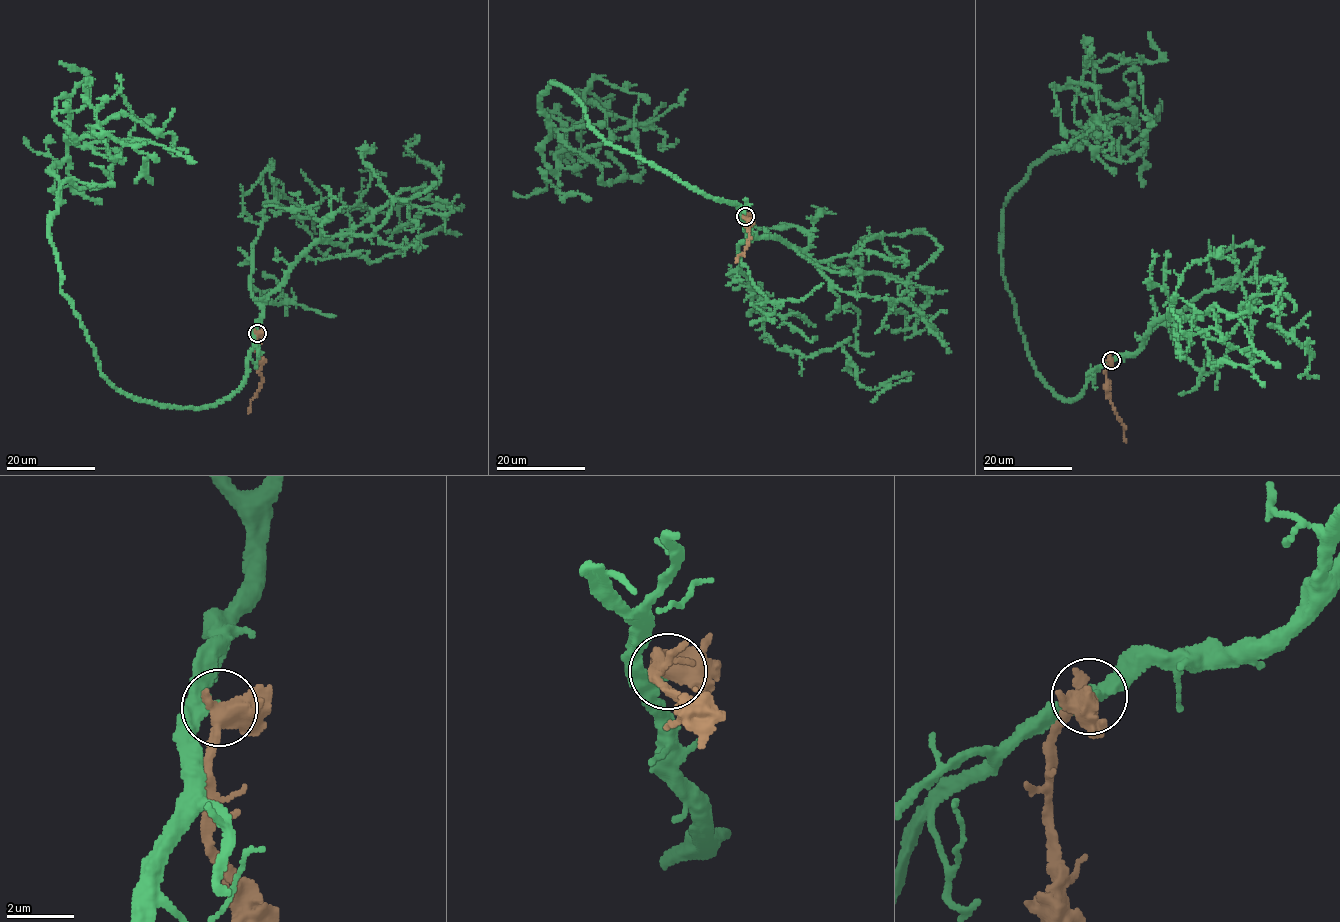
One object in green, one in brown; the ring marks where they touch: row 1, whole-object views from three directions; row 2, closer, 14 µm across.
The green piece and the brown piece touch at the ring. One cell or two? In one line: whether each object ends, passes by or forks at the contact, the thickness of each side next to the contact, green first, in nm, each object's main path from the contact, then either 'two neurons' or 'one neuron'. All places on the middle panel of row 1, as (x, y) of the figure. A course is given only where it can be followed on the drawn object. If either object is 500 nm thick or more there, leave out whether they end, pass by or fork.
320 nm thick on the green side, 500 nm on the other; green runs (746, 217), (607, 144), (551, 80), (540, 96), (552, 171), (597, 78), (639, 96), (640, 163); brown runs (746, 216), (750, 239), (735, 263); two neurons

